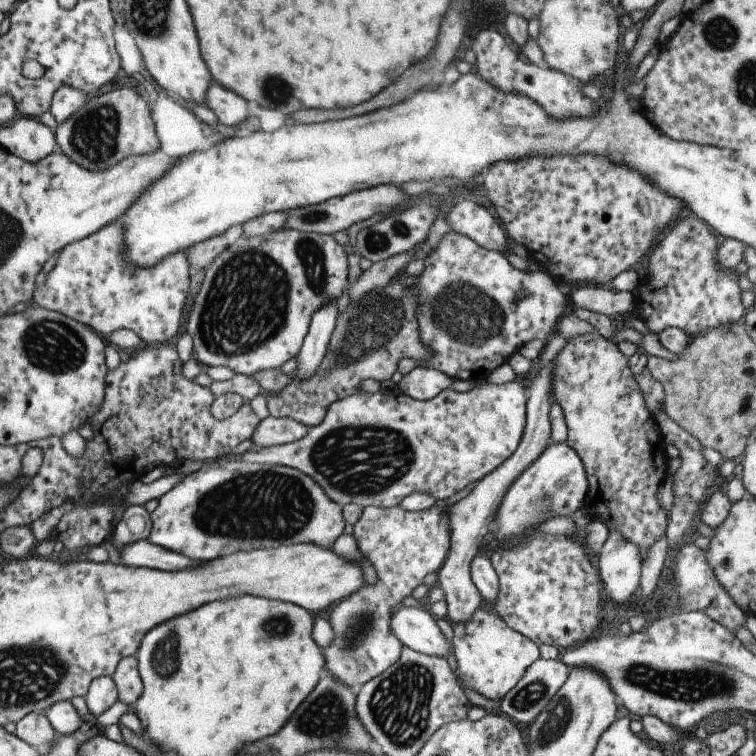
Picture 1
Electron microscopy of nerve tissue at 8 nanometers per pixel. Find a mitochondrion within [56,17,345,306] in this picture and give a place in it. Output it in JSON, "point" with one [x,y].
{"point":[94,138]}

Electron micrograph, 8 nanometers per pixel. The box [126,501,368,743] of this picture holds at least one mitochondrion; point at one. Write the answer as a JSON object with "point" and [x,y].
{"point":[166,659]}

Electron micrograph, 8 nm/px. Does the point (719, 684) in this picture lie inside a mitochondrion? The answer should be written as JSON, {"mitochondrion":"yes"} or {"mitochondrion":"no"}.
{"mitochondrion":"yes"}

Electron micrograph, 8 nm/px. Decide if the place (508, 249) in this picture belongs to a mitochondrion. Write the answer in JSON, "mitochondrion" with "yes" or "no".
{"mitochondrion":"no"}

